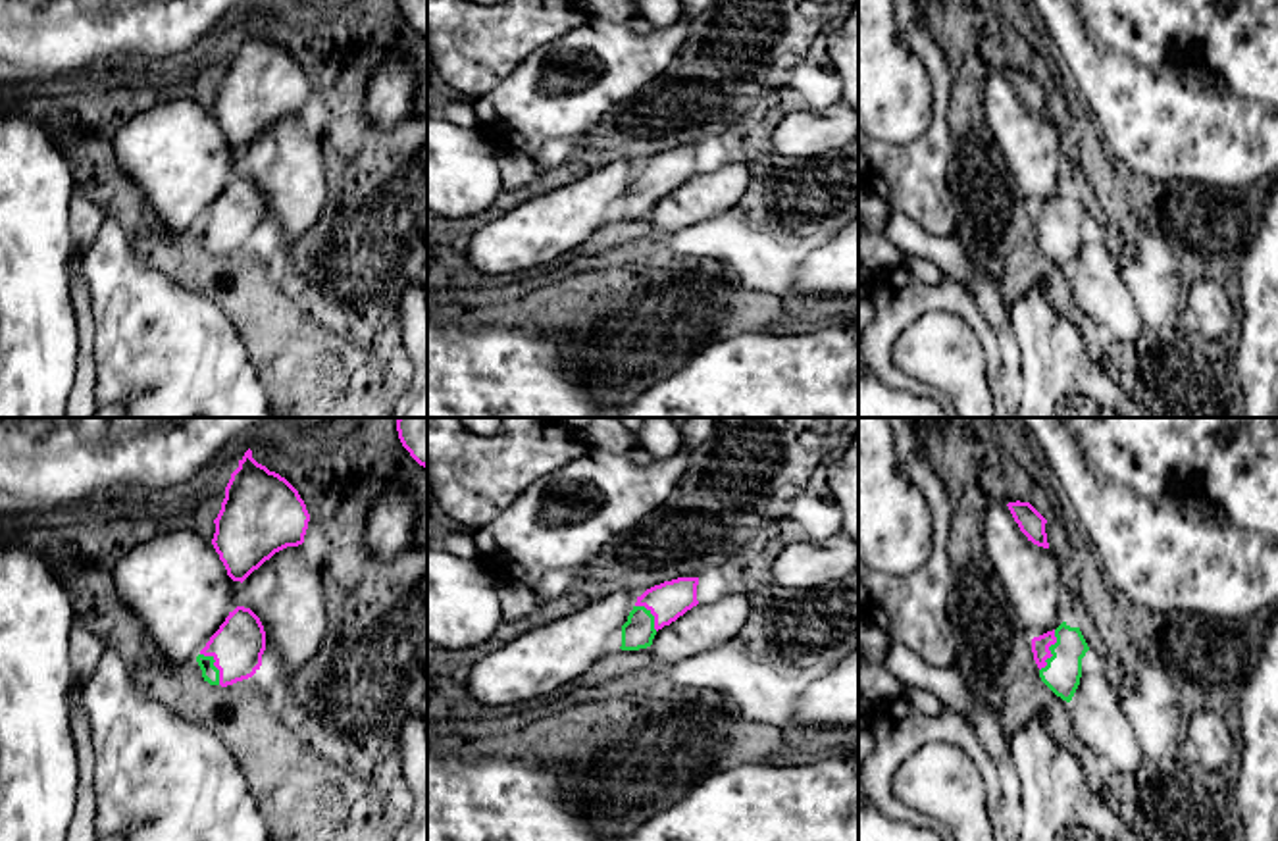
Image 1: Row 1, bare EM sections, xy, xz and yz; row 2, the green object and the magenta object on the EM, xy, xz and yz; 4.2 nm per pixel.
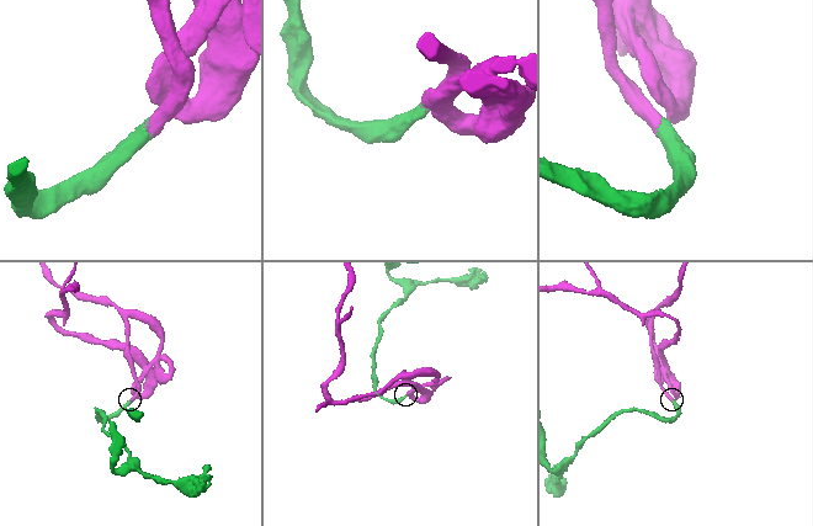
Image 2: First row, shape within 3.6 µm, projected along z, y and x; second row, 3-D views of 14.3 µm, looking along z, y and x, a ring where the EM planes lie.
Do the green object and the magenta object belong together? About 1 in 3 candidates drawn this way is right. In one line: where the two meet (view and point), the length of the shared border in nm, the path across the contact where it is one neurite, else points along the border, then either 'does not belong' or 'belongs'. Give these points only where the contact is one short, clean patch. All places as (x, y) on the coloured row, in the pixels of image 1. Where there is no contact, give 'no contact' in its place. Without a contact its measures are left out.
contact yz (1049, 649); length 190 nm; way yz (1063, 670), (1059, 659), (1049, 649), (1040, 645); belongs

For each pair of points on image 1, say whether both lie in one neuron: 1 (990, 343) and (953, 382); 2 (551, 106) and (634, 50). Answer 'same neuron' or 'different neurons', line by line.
1: different neurons
2: same neuron

